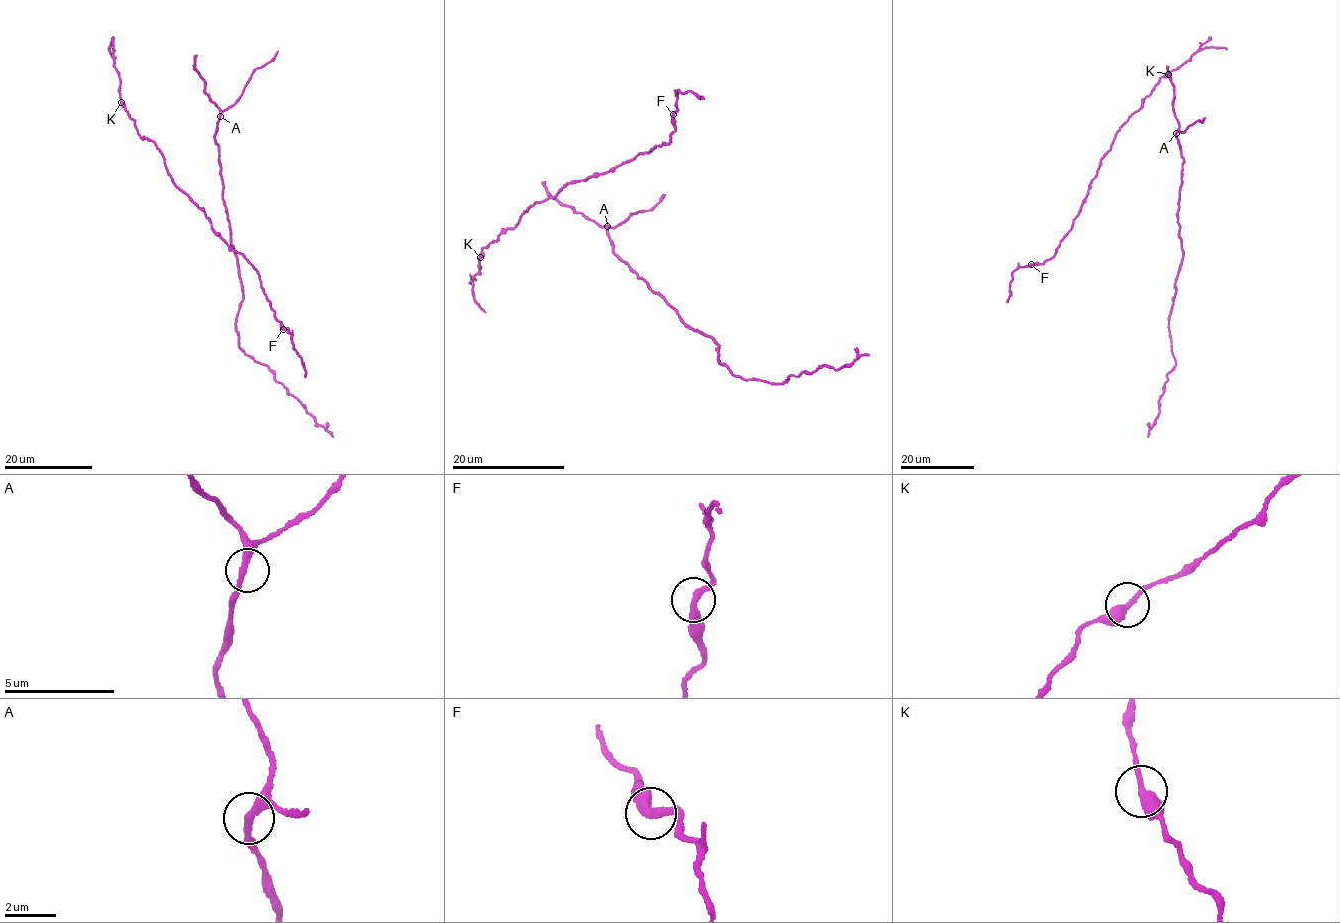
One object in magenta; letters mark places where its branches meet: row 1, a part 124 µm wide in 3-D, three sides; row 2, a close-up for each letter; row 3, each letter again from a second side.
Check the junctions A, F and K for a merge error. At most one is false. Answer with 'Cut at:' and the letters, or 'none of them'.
Cut at: K

